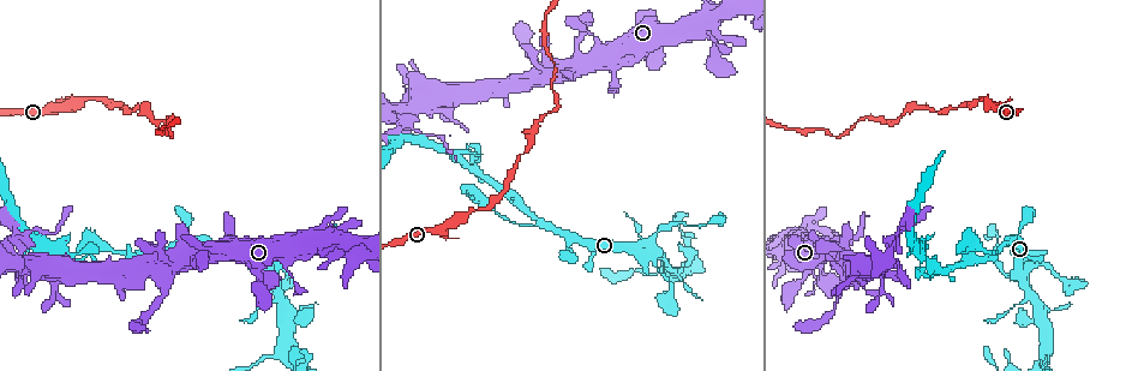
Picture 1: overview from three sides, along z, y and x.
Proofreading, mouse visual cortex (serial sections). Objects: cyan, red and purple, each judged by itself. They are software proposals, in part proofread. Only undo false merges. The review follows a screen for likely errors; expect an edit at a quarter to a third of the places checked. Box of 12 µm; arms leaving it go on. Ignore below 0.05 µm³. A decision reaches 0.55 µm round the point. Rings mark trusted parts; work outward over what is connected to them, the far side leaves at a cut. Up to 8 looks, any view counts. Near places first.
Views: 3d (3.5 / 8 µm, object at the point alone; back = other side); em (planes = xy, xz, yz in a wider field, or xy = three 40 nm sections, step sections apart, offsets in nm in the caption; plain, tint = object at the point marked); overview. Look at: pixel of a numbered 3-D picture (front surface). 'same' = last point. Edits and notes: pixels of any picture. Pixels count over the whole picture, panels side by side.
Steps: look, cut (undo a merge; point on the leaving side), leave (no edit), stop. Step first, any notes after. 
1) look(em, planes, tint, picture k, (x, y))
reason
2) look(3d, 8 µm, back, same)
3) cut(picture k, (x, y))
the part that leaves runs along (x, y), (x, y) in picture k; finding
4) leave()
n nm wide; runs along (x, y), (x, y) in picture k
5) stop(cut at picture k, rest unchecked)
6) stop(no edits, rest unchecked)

look(3d, 3.5 µm, back, picture 1, (880, 119))
sharp bend

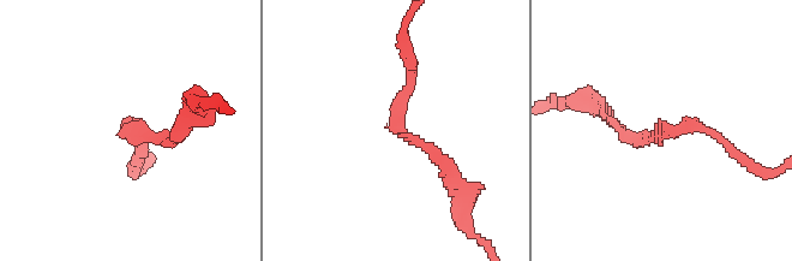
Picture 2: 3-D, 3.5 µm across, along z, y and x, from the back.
leave()
runs along (448, 177), (444, 161), (396, 128), (412, 63) in picture 2; one cell here

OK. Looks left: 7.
look(3d, 3.5 µm, picture 1, (545, 74))
thin arm on a thick one

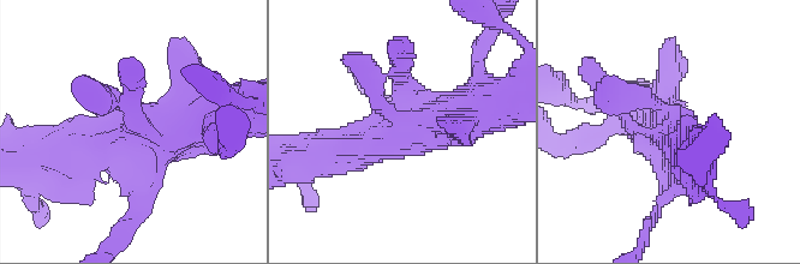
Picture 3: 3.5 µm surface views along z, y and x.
look(em, xy, step 2, tint, picture 3, (404, 125))
now the EM

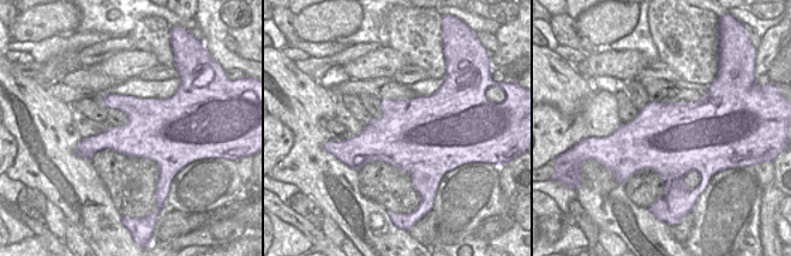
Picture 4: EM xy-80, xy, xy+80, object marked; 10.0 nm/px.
leave()
750 nm wide; runs along (495, 102), (347, 149) in picture 3; one cell here

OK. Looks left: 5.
look(3d, 8 µm, picture 1, (52, 288))
a narrow waist

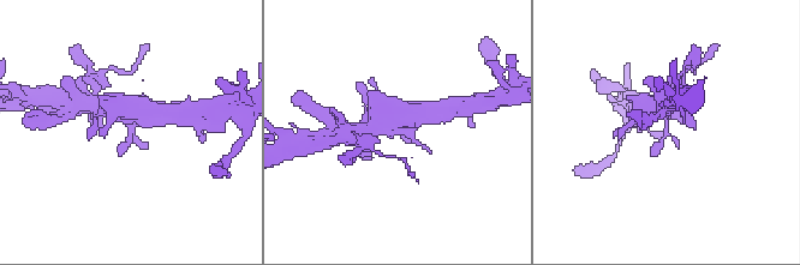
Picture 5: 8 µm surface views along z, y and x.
look(3d, 3.5 µm, picture 5, (131, 131))

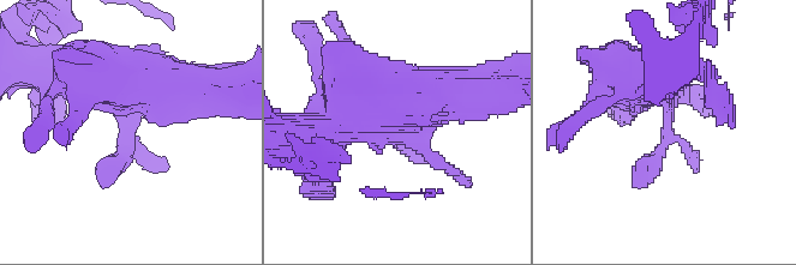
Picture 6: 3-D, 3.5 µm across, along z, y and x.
look(em, xy, step 5, tint, picture 6, (126, 129))

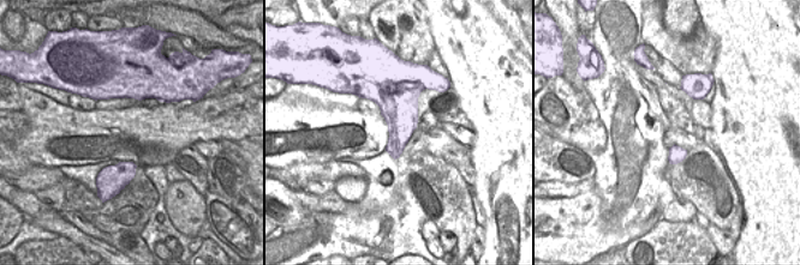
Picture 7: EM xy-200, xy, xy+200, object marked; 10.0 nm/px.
leave()
all the same cell

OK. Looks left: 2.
stop(no edits, rest unchecked)

